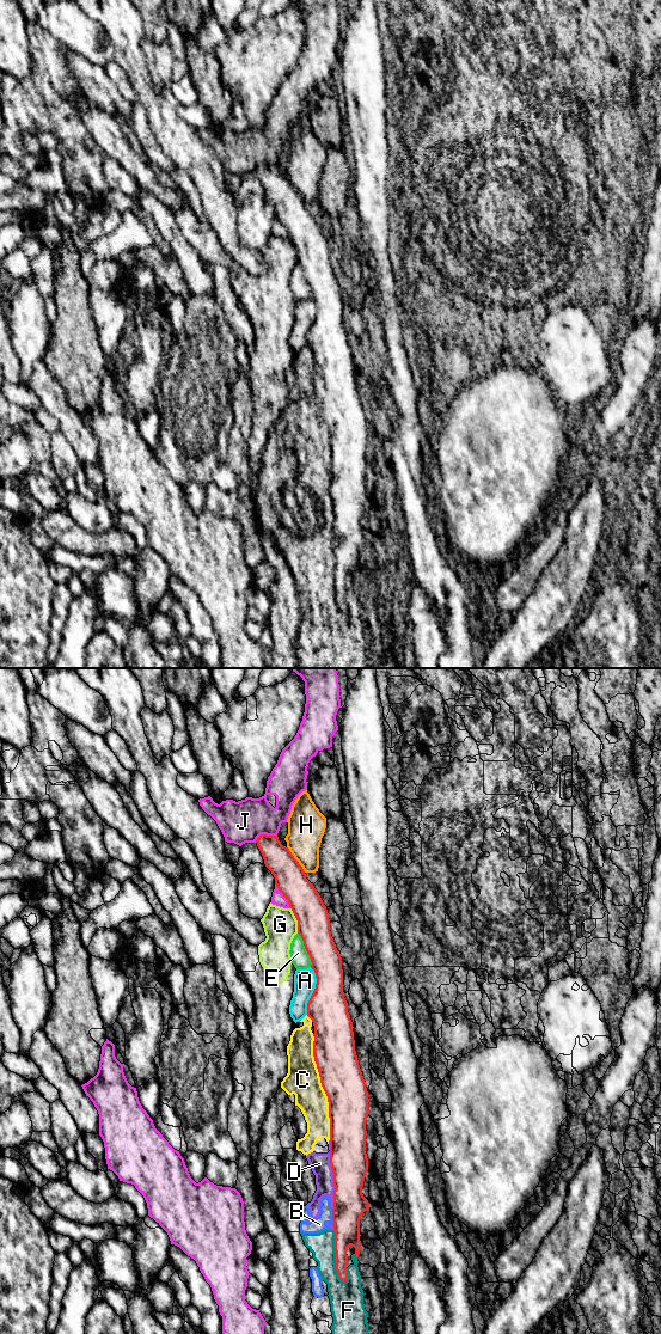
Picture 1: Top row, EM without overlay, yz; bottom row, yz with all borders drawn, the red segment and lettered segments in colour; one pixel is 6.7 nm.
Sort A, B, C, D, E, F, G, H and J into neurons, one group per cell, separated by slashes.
A / B C D F / E / G / H / J

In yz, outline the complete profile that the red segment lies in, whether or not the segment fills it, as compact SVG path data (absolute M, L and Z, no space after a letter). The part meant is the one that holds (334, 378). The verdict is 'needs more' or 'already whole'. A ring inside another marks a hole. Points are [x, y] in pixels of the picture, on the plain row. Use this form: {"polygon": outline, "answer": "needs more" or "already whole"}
{"polygon": "M261 165L257 177L263 186L265 197L275 208L275 215L283 227L288 231L298 251L298 264L304 271L305 280L311 289L311 299L316 304L316 319L307 334L307 347L314 356L313 387L320 408L322 417L328 427L329 448L330 448L330 495L333 504L333 539L332 551L335 562L336 601L342 612L348 610L348 586L347 581L351 576L355 579L355 586L359 588L361 580L360 571L360 550L365 541L369 540L369 533L362 525L362 516L368 501L368 489L366 484L366 449L368 446L368 422L363 410L356 381L353 362L353 353L348 343L348 334L343 323L343 300L342 288L336 279L330 262L330 250L326 237L319 224L306 209L306 204L299 192L294 189L288 178L283 177L277 166Z", "answer": "already whole"}

